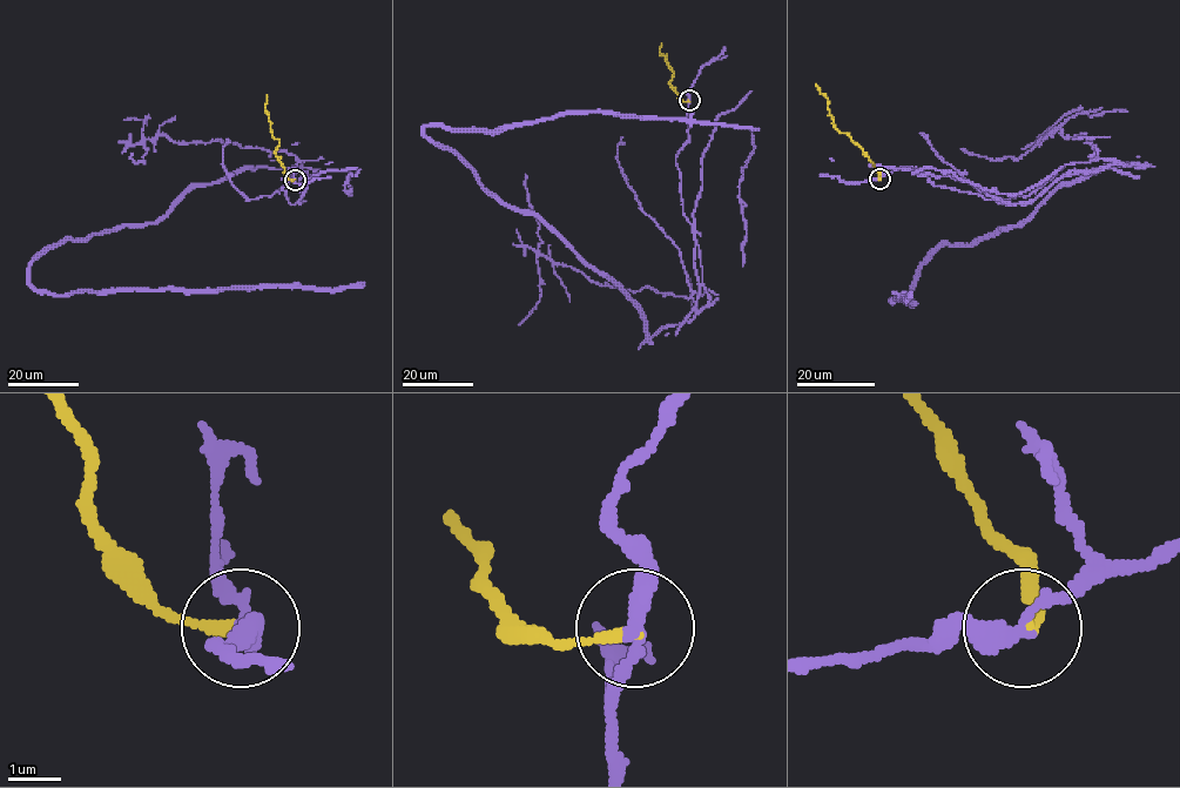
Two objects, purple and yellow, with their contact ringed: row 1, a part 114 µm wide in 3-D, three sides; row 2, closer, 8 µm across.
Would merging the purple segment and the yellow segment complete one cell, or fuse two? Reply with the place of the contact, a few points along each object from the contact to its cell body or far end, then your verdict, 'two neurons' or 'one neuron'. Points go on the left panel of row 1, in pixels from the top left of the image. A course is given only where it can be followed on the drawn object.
place (295, 180); course purple (295, 180), (282, 187), (291, 203), (311, 168), (197, 183), (155, 222), (45, 250), (29, 283), (364, 282); course yellow (294, 180), (289, 179), (275, 154), (280, 141), (271, 133), (264, 107), (267, 95); two neurons

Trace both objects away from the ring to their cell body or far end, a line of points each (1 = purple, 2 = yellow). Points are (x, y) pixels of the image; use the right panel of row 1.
1: (878, 179), (917, 168), (1030, 203), (1071, 170), (1141, 164), (942, 244), (910, 304), (891, 300), (912, 291)
2: (878, 179), (874, 163), (849, 135), (835, 127), (826, 98), (815, 85)

